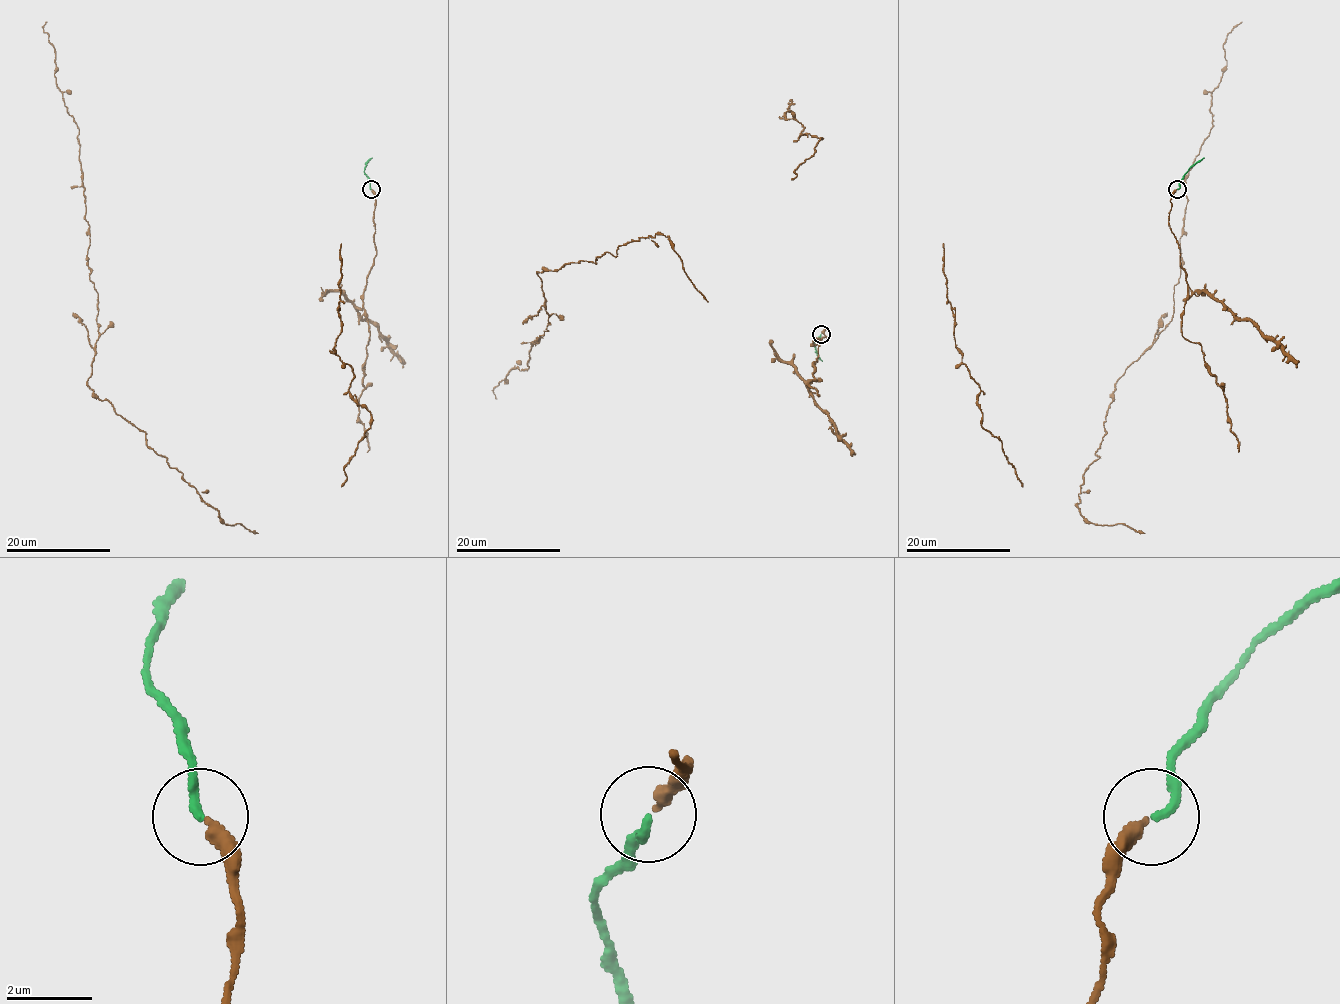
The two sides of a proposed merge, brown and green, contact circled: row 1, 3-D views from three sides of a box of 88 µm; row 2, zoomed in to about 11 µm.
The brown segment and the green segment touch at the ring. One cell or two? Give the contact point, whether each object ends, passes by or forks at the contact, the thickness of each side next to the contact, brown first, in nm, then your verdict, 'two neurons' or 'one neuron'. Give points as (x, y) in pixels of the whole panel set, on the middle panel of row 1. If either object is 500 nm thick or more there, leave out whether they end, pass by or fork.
(821, 334) | brown ends | green ends | 320/200 nm | one neuron

